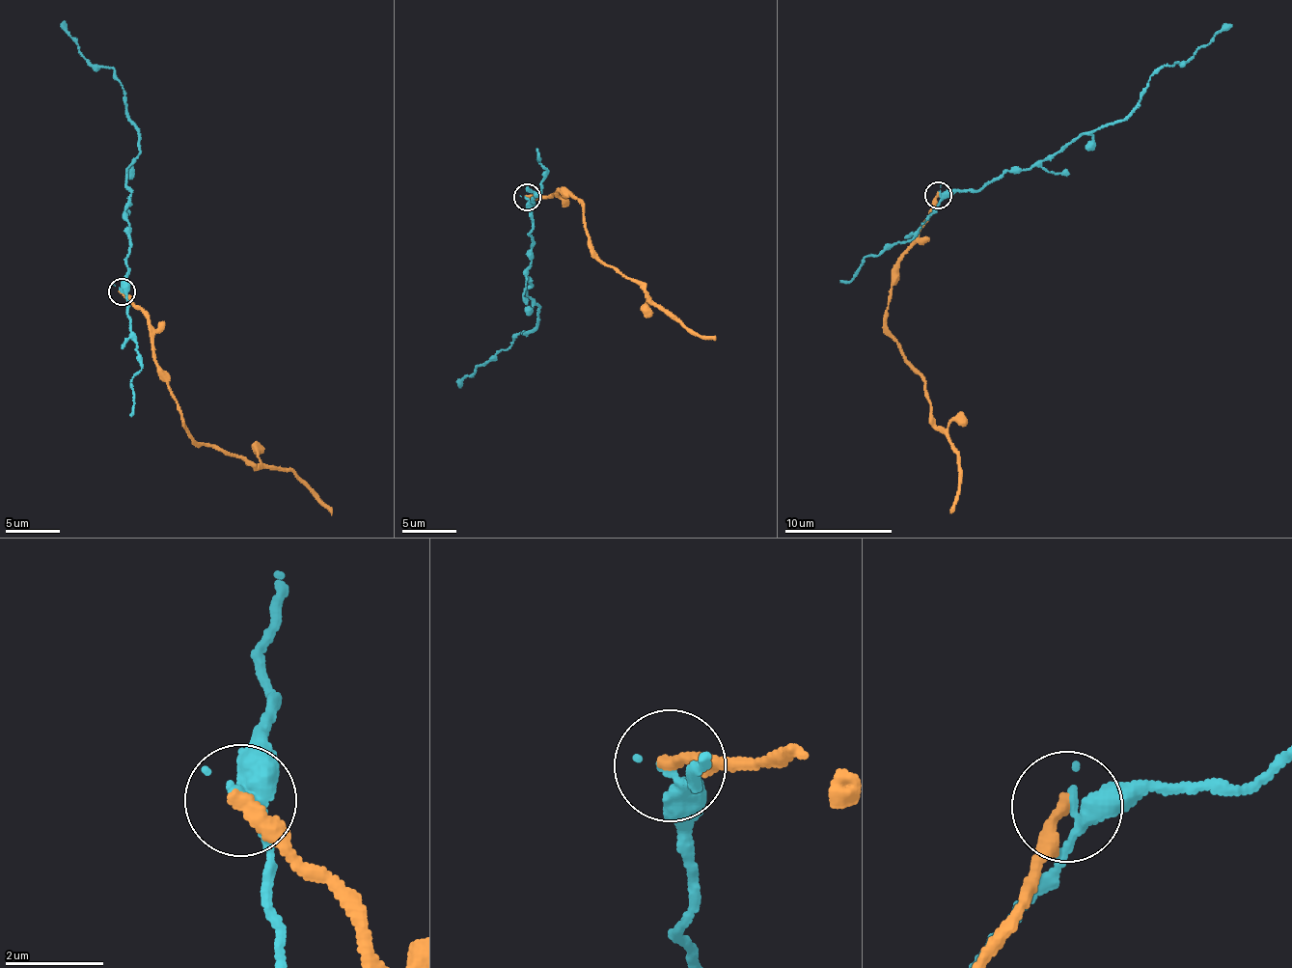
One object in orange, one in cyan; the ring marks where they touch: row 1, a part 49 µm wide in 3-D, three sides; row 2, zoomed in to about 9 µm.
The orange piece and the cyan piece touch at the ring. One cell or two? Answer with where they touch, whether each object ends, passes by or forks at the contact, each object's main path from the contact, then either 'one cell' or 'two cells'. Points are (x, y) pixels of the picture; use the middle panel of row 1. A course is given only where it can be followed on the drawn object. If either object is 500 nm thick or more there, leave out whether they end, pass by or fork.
place (527, 197); orange ends; cyan passes by; course orange (527, 197), (568, 193), (582, 208), (586, 233), (602, 262), (639, 283), (677, 319), (709, 340), (714, 338); course cyan (527, 199), (527, 208), (533, 211), (532, 264), (527, 297), (538, 305), (539, 321), (466, 375), (458, 388); two cells

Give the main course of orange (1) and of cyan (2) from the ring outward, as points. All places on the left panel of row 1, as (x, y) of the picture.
1: (121, 290), (149, 327), (158, 374), (188, 435), (247, 463), (290, 471), (330, 515)
2: (121, 290), (129, 269), (126, 169), (139, 153), (140, 137), (125, 113), (115, 70), (90, 64), (63, 21)

